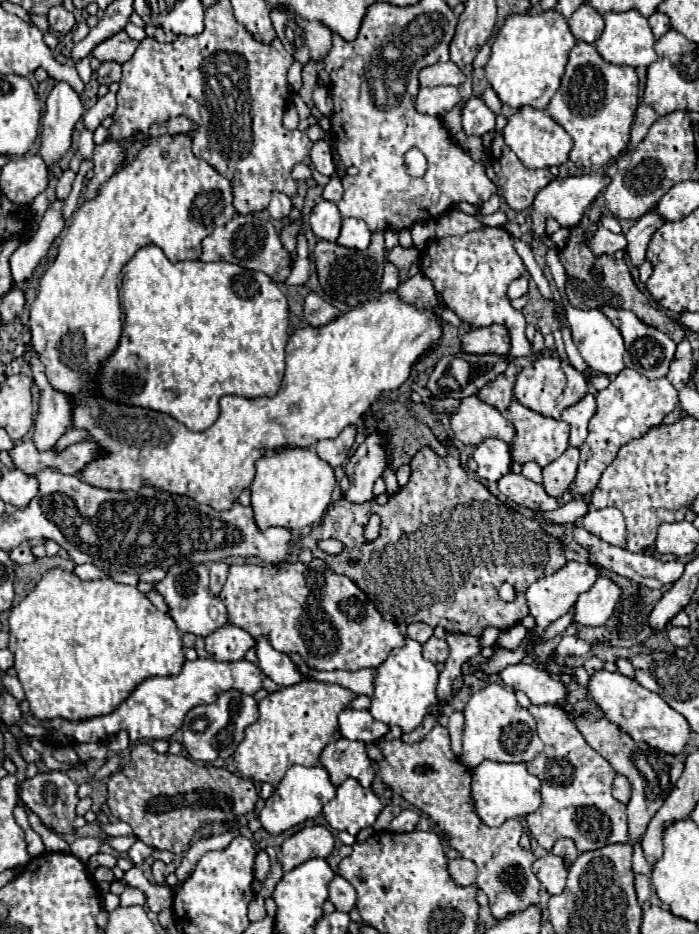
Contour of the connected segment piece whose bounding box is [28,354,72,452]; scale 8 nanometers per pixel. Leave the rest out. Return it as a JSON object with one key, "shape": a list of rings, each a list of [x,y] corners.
{"shape":[[[32,354],[28,362],[30,362],[34,382],[40,388],[40,410],[34,422],[32,442],[36,450],[44,452],[50,450],[56,444],[56,440],[70,428],[72,404],[66,394],[50,388],[50,382],[46,380],[44,374],[44,364],[36,354]]]}

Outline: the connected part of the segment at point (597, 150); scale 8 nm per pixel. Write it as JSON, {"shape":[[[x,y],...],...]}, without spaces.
{"shape":[[[576,42],[570,52],[562,86],[548,104],[550,118],[560,124],[574,140],[570,160],[580,168],[602,170],[616,160],[630,138],[630,126],[638,106],[638,76],[634,68],[604,62],[594,44]]]}

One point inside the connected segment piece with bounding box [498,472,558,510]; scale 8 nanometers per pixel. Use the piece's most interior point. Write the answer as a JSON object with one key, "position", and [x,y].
{"position":[515,487]}

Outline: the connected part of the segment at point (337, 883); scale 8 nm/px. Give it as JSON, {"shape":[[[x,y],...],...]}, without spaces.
{"shape":[[[334,876],[330,882],[328,900],[336,906],[338,912],[350,912],[356,906],[356,890],[342,876]]]}

